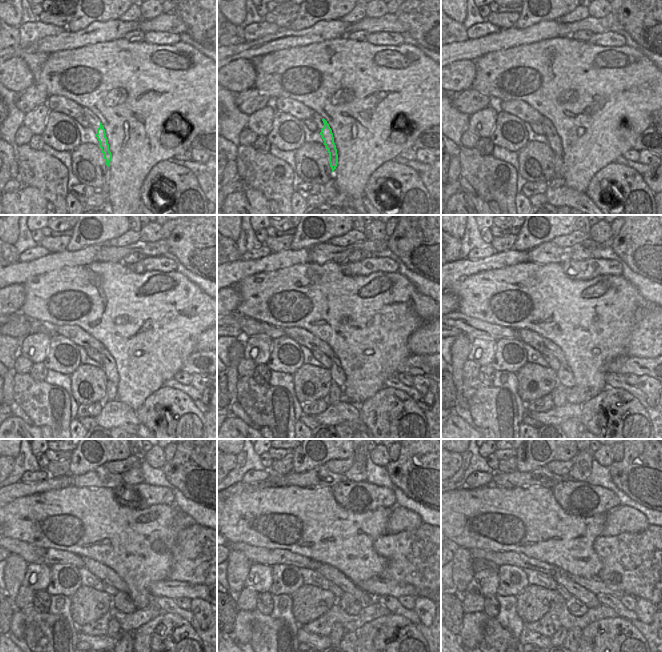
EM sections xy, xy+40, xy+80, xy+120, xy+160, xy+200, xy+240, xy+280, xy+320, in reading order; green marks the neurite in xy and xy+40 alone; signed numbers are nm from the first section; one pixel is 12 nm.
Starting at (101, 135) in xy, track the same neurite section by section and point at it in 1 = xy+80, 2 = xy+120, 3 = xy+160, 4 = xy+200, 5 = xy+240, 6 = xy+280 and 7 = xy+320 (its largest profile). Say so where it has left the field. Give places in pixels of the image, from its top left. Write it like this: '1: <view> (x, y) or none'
1: xy+80 (554, 141)
2: xy+120 (108, 364)
3: xy+160 (335, 395)
4: xy+200 (559, 399)
5: xy+240 (114, 629)
6: xy+280 (337, 633)
7: xy+320 (558, 638)

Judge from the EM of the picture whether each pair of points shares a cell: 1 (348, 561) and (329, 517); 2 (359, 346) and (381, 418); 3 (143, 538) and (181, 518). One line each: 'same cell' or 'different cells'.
1: same cell
2: different cells
3: different cells

